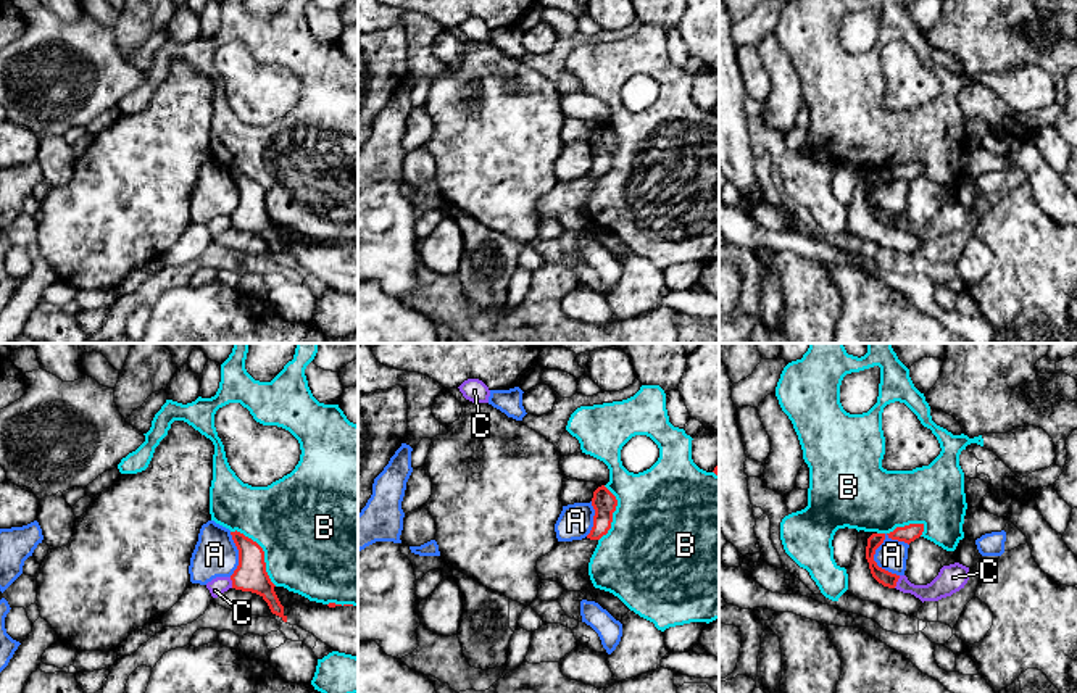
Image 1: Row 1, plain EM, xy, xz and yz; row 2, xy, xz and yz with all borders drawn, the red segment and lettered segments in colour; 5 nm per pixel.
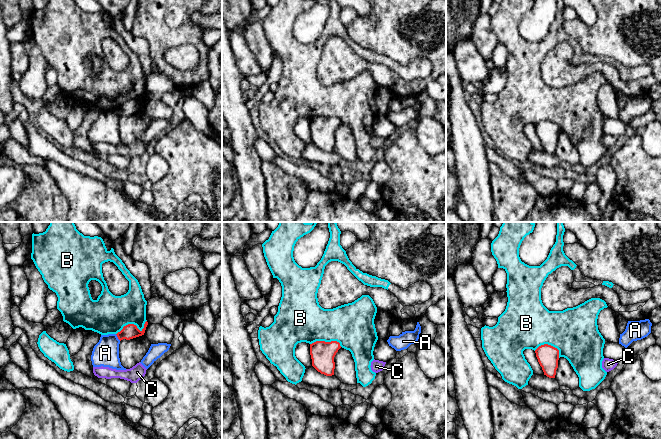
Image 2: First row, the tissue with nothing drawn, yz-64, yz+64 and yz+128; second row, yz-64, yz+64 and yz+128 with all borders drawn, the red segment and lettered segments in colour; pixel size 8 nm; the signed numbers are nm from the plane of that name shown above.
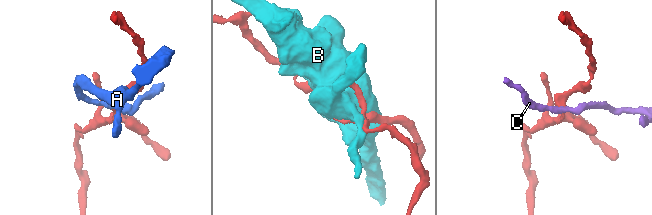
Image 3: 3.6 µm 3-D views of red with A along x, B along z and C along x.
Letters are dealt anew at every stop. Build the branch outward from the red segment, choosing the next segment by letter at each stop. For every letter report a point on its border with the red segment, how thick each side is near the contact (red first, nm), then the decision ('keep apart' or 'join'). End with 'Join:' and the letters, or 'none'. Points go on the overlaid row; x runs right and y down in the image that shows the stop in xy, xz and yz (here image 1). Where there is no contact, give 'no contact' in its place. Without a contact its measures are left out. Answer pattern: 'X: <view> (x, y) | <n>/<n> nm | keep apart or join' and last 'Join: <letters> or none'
A: yz (873, 560) | 80/150 nm | keep apart
B: xy (263, 551) | 160/500 nm | keep apart
C: yz (897, 580) | 80/120 nm | keep apart
Join: none

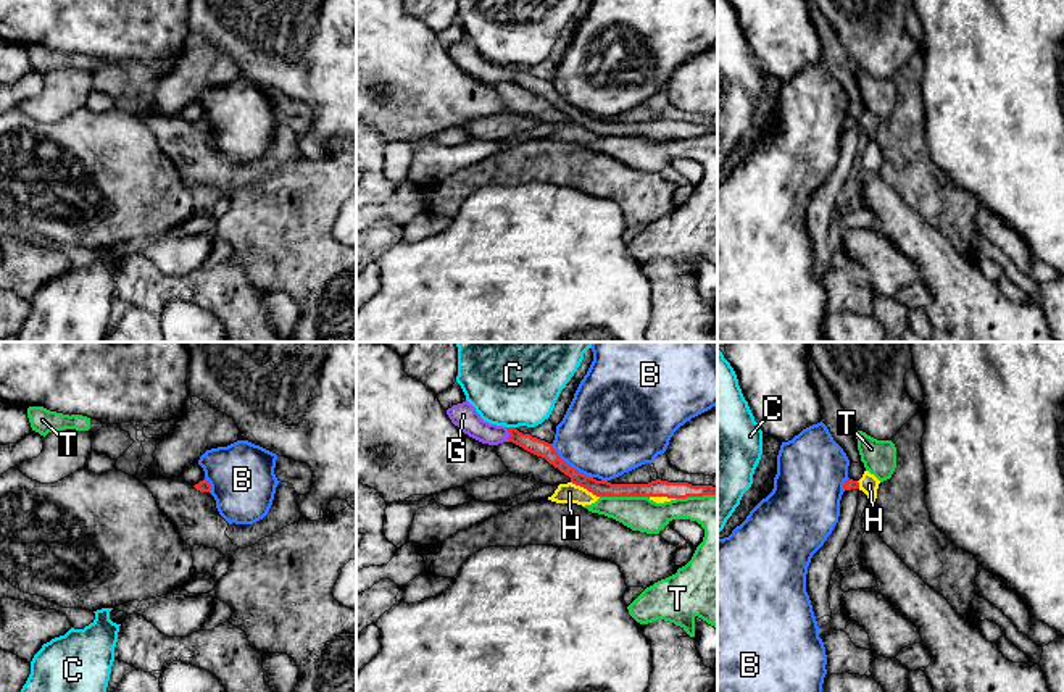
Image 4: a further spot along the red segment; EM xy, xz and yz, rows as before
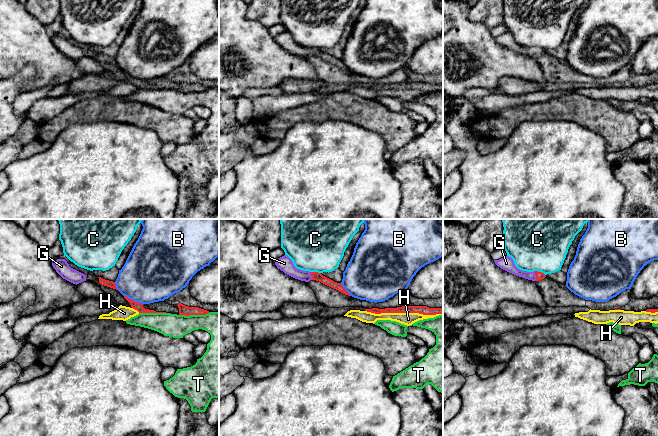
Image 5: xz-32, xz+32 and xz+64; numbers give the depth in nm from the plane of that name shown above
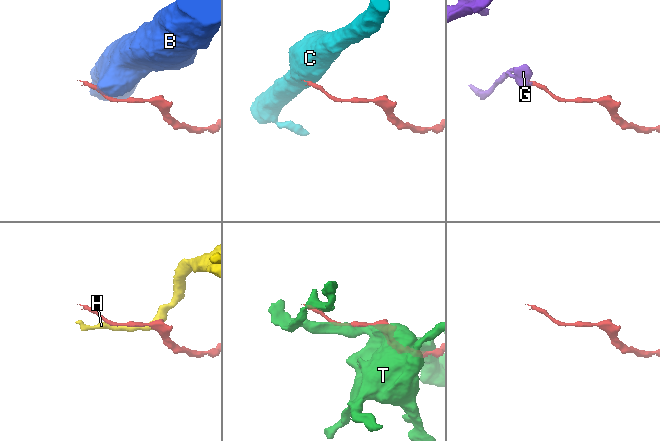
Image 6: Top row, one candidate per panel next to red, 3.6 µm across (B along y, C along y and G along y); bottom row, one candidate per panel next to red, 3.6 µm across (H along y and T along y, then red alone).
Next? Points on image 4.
B: xz (568, 465) | 80/440 nm | keep apart
C: xz (511, 428) | 80/480 nm | keep apart
G: xz (510, 434) | 80/120 nm | join
H: xz (586, 487) | 80/100 nm | keep apart
T: xz (624, 496) | 90/170 nm | keep apart
Join: G

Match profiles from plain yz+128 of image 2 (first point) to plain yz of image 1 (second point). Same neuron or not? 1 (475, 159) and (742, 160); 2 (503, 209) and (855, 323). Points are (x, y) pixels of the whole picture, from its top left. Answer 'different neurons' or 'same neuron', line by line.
1: same neuron
2: different neurons

